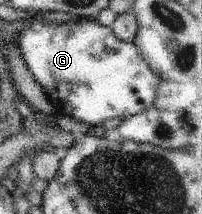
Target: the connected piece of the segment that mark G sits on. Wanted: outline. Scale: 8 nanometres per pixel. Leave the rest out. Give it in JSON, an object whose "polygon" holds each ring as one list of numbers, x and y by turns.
{"polygon":[[96,20,66,24,32,22,23,27,18,46,27,68,32,72,36,82,42,86,43,92,47,94,57,112,72,116,82,123,86,122,92,130,99,130,106,120,120,118,126,121,132,116,146,113,155,104,161,79,142,59,134,41,120,41,110,26,100,26]]}

